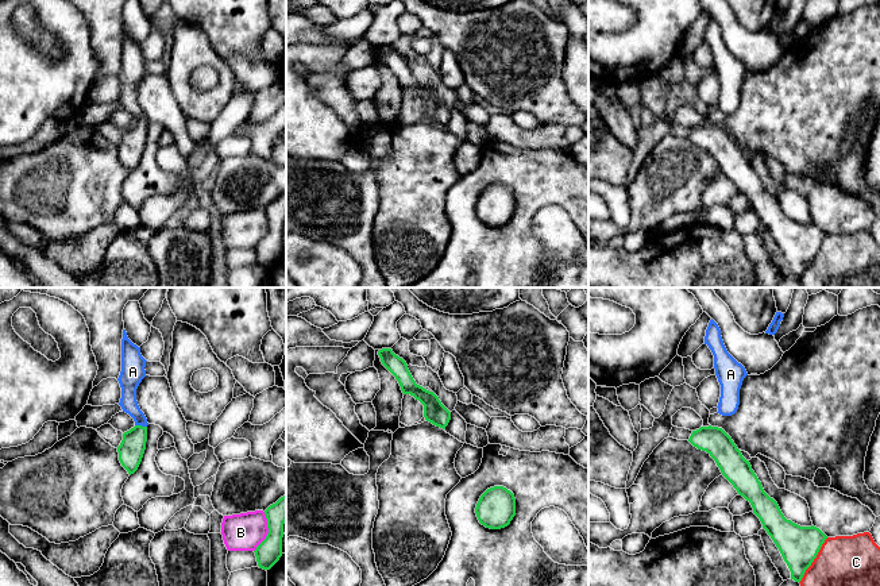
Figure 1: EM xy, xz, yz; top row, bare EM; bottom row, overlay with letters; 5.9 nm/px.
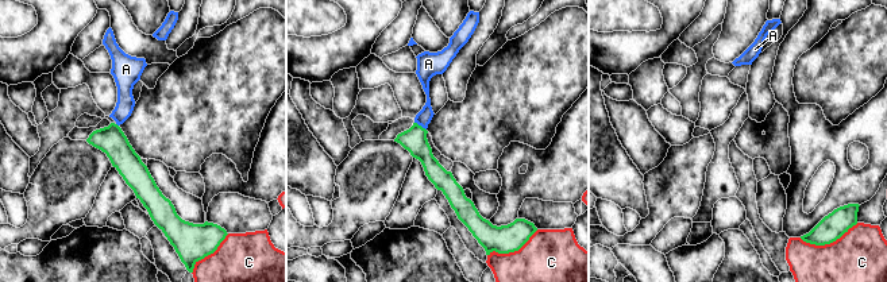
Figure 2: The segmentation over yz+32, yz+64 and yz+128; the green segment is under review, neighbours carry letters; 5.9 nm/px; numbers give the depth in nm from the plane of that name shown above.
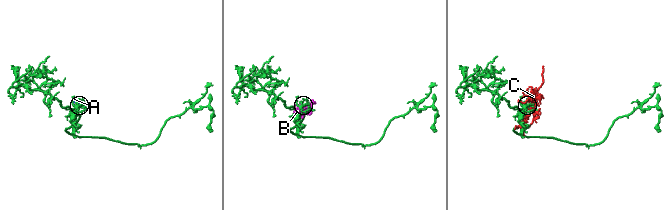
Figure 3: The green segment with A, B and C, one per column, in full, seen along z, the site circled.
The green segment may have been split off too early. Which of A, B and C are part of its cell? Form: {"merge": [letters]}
{"merge": ["A"]}

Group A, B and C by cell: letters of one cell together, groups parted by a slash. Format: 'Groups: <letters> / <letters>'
Groups: A / B / C

